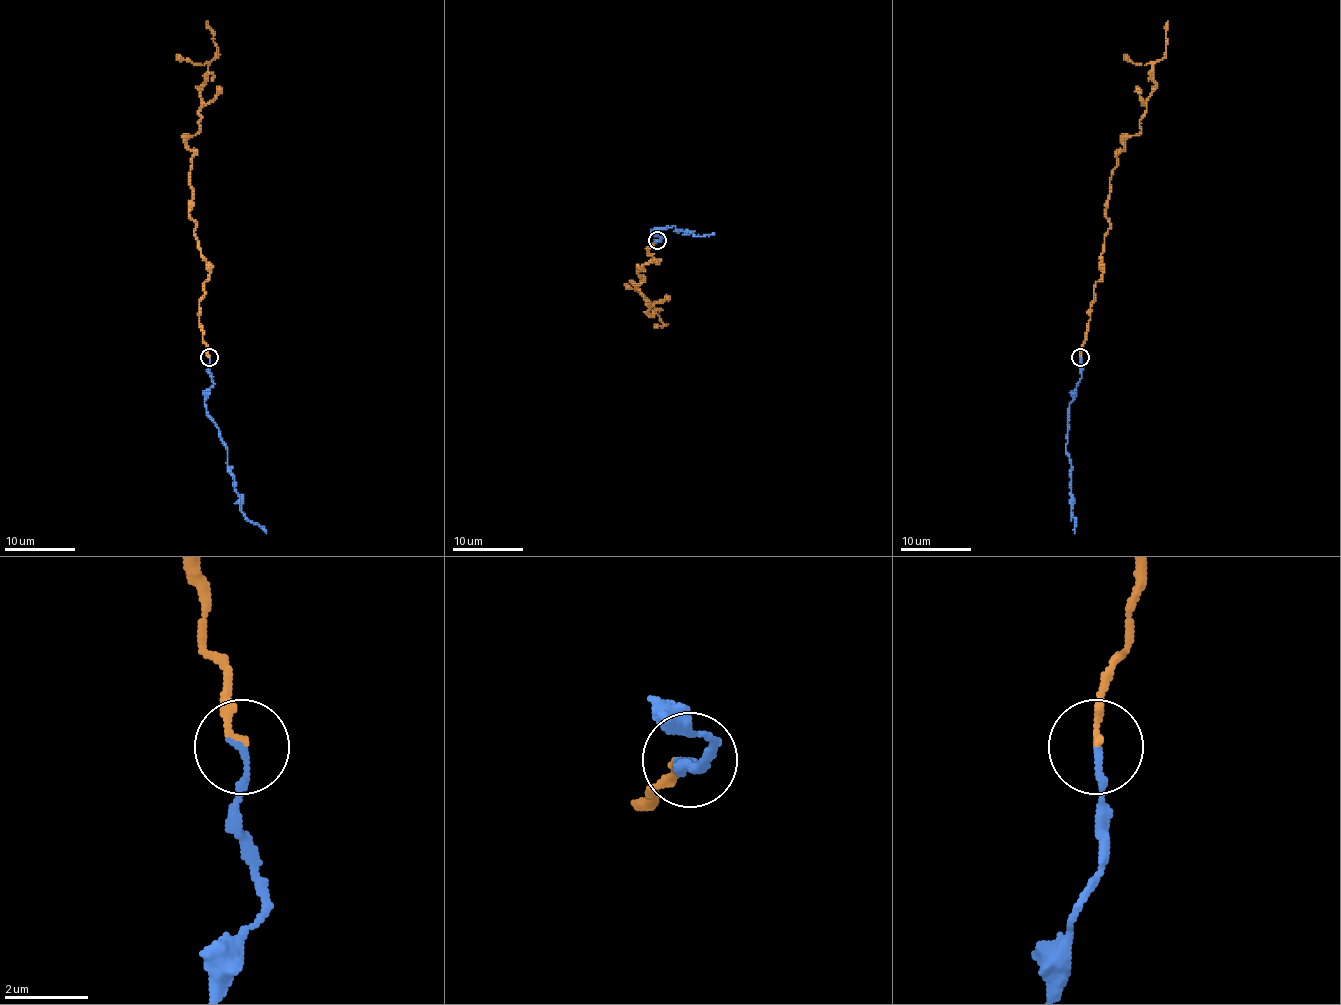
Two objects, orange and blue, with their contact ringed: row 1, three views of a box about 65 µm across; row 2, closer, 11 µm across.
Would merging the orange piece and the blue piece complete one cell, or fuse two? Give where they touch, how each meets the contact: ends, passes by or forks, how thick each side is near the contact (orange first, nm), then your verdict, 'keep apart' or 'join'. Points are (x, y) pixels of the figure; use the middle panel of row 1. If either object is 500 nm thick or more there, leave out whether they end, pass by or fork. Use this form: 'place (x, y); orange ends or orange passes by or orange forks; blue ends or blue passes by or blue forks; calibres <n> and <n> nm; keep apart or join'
place (657, 240); orange ends; blue ends; calibres 180 and 160 nm; join

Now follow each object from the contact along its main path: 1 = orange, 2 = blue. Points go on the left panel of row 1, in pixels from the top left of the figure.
1: (210, 357), (199, 318), (210, 264), (188, 213), (187, 141), (199, 130), (217, 51), (206, 21)
2: (210, 357), (213, 385), (204, 401), (206, 415), (227, 450), (239, 510), (266, 533)

